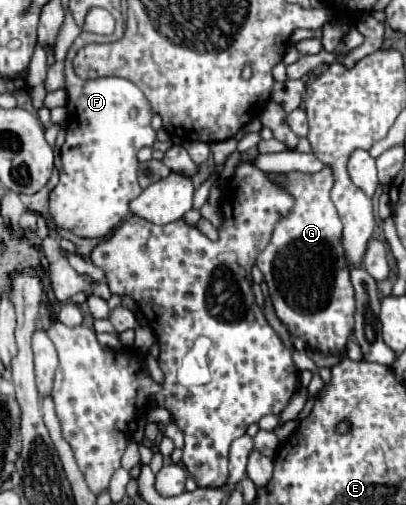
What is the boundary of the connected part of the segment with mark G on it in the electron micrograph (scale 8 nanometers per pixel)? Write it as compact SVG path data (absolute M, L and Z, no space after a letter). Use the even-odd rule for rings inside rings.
M324 168L316 174L288 172L284 176L268 174L268 178L284 192L292 194L294 198L292 210L276 224L270 244L260 252L256 260L268 284L276 316L282 320L288 332L296 338L302 338L310 350L320 350L324 354L342 354L348 332L354 326L356 300L354 300L354 288L350 282L350 270L342 252L342 222L330 200L330 190L334 182L332 174L328 168Z

